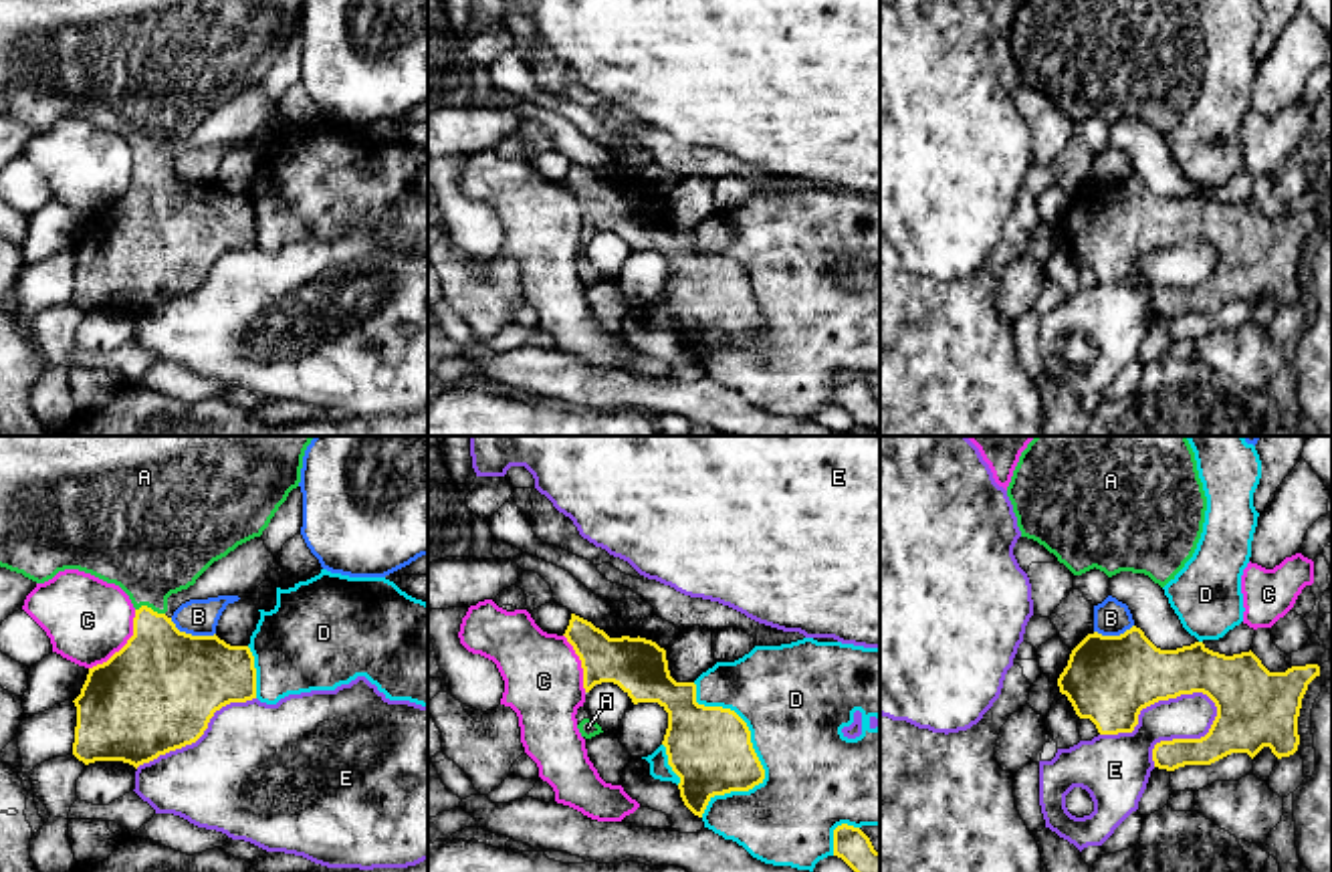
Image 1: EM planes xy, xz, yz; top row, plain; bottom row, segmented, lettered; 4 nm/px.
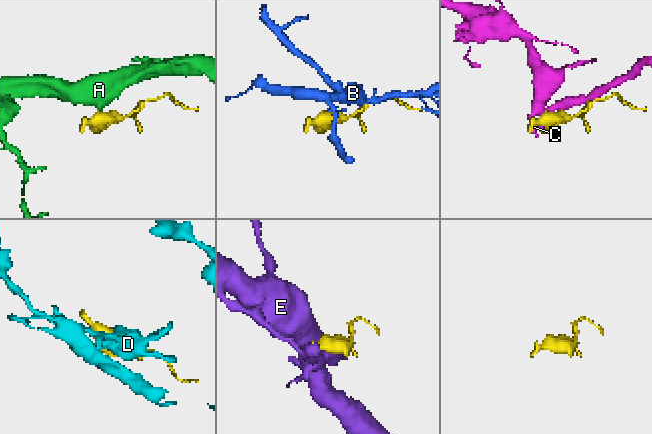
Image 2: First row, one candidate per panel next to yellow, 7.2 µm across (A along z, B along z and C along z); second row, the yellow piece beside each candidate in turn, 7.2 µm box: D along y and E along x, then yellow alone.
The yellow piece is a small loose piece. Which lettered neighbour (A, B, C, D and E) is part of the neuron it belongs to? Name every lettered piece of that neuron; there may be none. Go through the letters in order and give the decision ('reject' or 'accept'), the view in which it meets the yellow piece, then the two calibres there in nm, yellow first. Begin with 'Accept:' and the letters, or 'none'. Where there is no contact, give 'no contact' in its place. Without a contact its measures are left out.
Accept: A
A: accept; meets yellow in xy; 340 nm thick on the yellow side, 420 nm on the other
B: reject; meets yellow in xy; 460 nm thick on the yellow side, 140 nm on the other
C: reject; meets yellow in xy; 460 nm thick on the yellow side, 340 nm on the other
D: reject; meets yellow in xz; 340 nm thick on the yellow side, 420 nm on the other
E: reject; meets yellow in yz; 360 nm thick on the yellow side, 200 nm on the other

